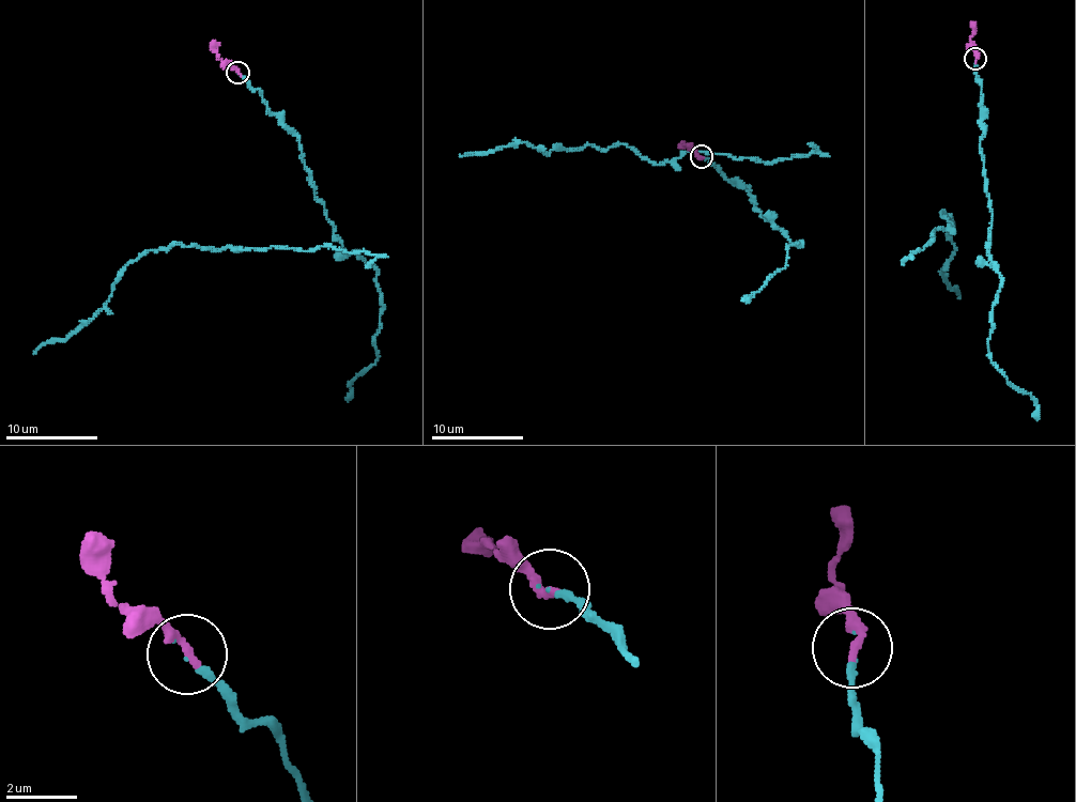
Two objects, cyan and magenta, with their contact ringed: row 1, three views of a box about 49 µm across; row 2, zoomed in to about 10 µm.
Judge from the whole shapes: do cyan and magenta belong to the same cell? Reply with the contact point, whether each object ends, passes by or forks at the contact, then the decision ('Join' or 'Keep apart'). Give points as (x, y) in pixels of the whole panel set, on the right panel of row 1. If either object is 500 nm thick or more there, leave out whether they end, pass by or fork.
Place: (975, 59). At the ring cyan ends. At the ring magenta ends. Join

